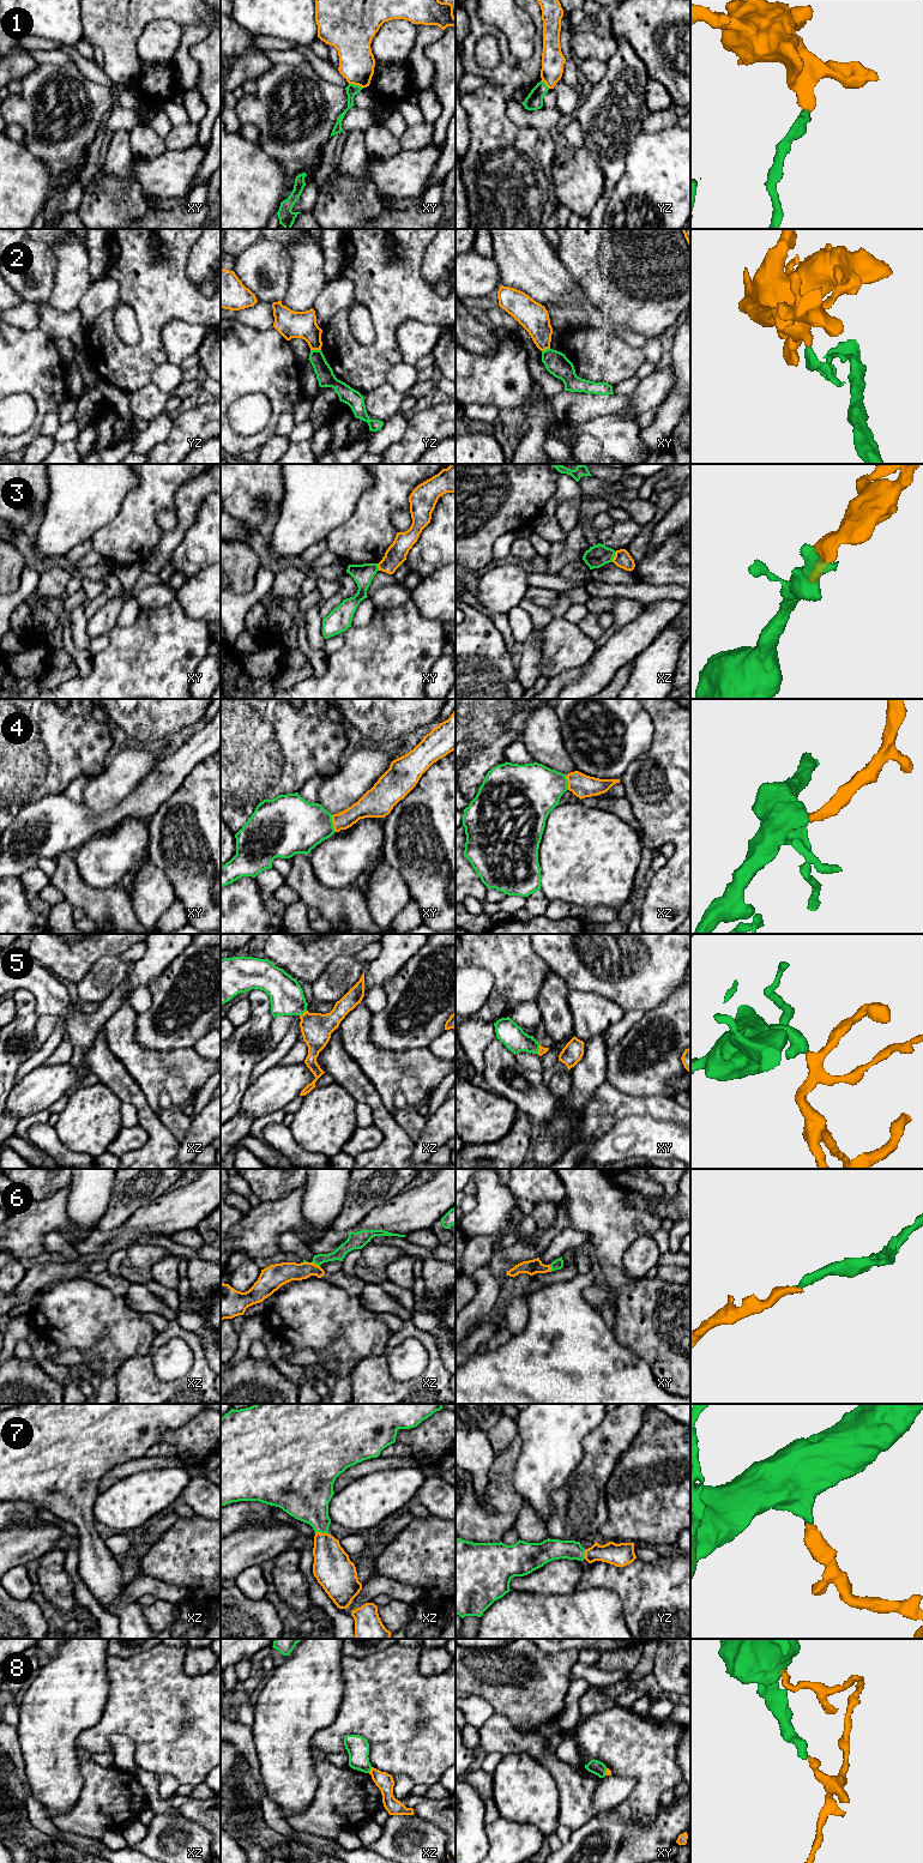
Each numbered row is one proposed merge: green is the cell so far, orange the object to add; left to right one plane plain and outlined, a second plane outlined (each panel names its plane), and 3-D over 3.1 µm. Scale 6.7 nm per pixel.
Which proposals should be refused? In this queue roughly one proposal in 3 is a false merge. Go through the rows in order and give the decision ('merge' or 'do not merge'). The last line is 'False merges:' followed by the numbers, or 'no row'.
1: do not merge
2: do not merge
3: do not merge
4: merge
5: merge
6: merge
7: merge
8: do not merge
False merges: 1, 2, 3, 8

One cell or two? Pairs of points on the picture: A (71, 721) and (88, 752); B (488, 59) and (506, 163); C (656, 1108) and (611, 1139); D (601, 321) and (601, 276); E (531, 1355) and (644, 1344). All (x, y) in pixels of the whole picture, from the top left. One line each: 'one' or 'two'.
A: one
B: two
C: two
D: two
E: two

